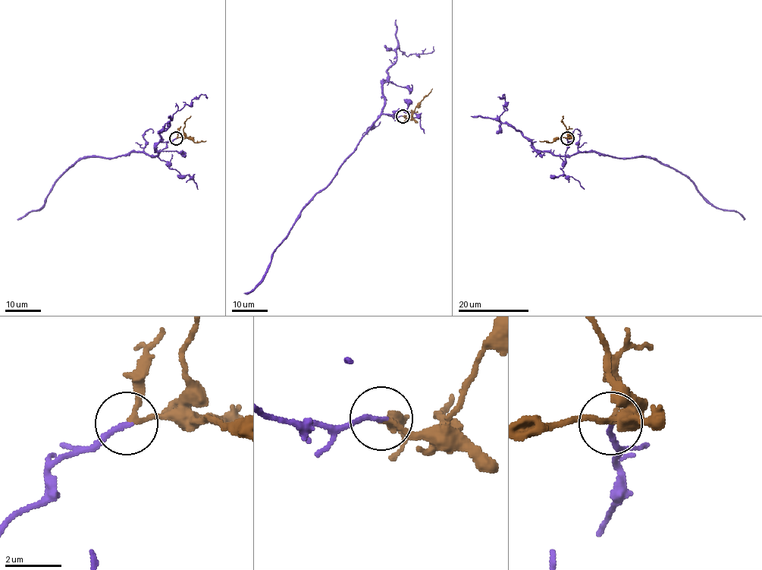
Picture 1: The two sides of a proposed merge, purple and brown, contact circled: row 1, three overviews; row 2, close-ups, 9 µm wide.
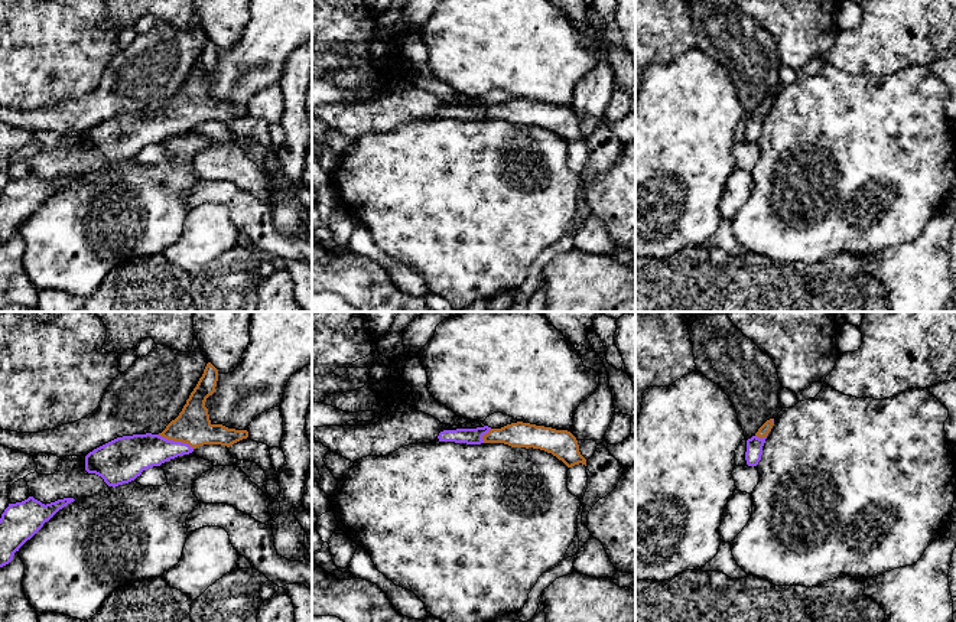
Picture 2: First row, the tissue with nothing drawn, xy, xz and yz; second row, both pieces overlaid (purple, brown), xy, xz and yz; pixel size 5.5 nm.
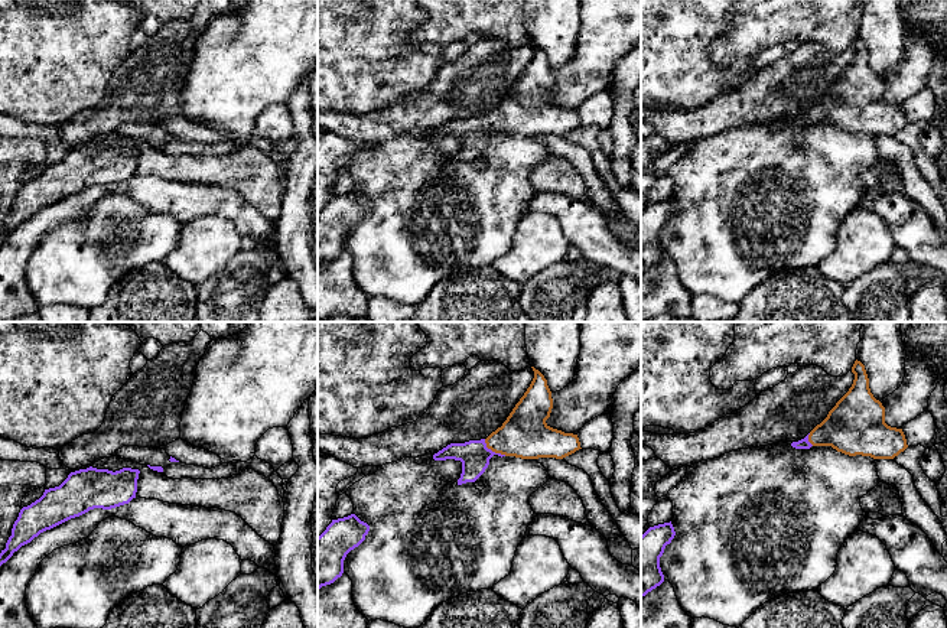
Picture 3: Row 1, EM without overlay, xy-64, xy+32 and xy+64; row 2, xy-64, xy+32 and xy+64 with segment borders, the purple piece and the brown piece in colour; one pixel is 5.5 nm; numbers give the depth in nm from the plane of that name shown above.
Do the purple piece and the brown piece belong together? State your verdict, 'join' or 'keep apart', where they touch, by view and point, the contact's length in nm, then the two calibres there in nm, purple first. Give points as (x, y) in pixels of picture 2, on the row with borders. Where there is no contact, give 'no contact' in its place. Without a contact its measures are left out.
join | xy (176, 442) | 220 nm | 220/200 nm

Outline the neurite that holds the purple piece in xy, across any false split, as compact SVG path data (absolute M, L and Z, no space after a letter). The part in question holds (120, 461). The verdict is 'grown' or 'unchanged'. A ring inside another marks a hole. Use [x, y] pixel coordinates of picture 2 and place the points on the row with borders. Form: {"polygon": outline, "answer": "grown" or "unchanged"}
{"polygon": "M208 362L179 416L159 434L117 437L85 456L85 470L104 479L108 486L129 483L143 470L189 455L204 444L231 444L247 439L247 430L212 424L205 401L215 393L218 369Z", "answer": "grown"}

